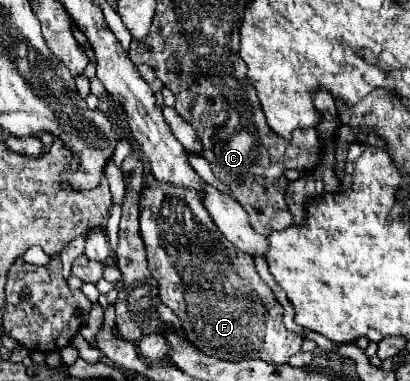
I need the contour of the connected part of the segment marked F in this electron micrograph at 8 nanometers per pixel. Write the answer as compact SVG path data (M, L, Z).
M152 180L140 194L140 234L148 252L148 268L158 282L160 300L180 318L186 338L192 344L204 344L216 358L230 362L260 358L268 364L286 364L290 356L302 350L304 336L286 330L282 324L282 306L268 284L258 276L254 258L236 250L232 242L218 232L196 190Z

